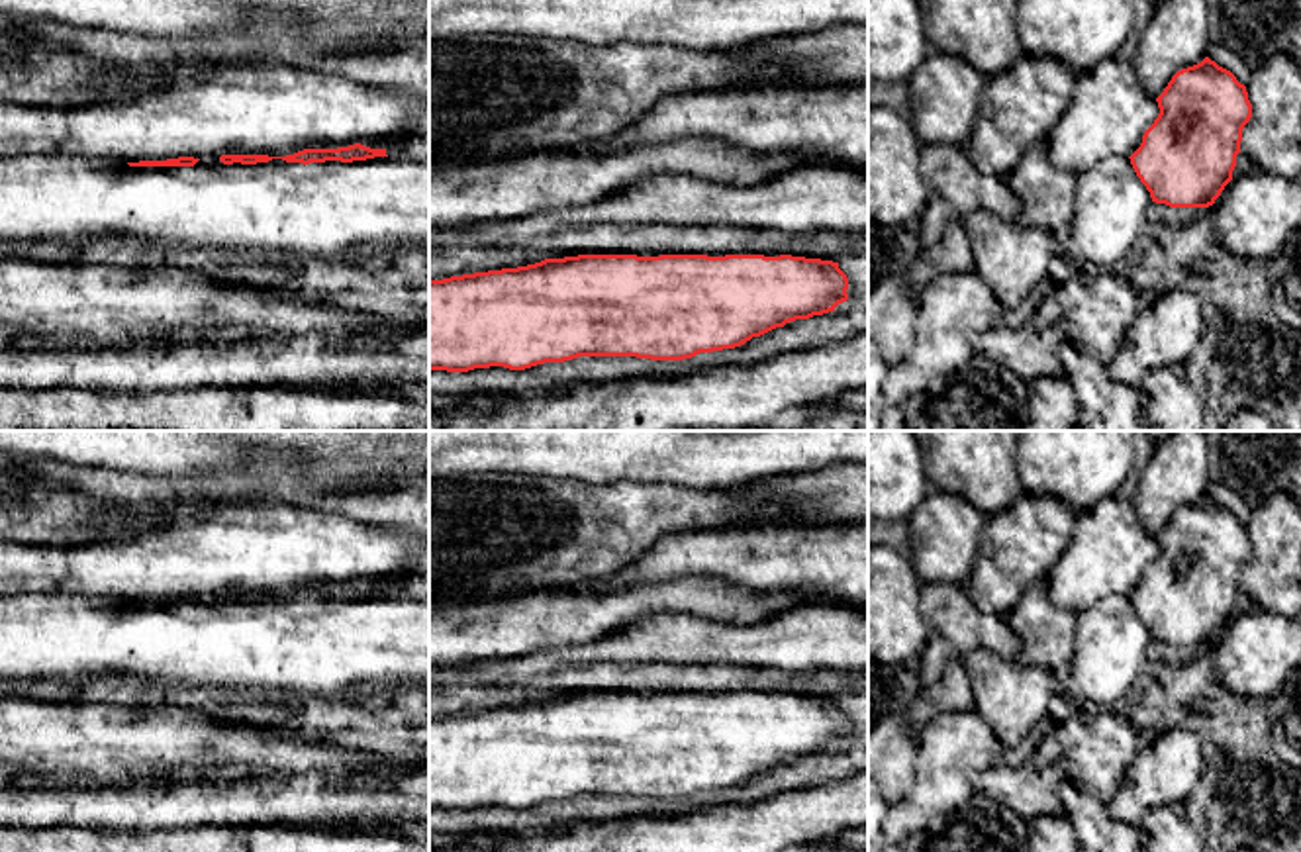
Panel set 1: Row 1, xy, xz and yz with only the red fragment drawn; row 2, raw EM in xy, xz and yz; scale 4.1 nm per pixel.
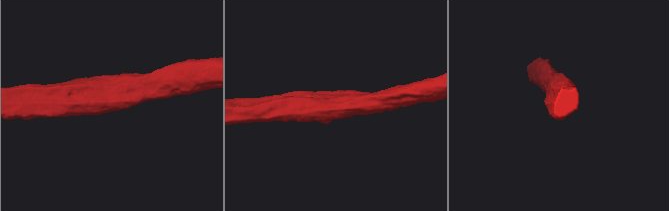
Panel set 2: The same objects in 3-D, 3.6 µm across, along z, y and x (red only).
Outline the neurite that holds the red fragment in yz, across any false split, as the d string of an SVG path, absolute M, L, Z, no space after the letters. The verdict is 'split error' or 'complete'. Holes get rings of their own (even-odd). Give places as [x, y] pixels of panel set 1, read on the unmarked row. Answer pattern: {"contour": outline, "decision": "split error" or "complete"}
{"contour": "M1205 496L1178 509L1156 537L1160 552L1129 595L1152 640L1170 646L1209 646L1232 619L1242 568L1252 556L1246 525Z", "decision": "complete"}

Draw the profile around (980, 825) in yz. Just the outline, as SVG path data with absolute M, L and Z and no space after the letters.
M982 791L905 838L903 852L1029 852L1031 827Z

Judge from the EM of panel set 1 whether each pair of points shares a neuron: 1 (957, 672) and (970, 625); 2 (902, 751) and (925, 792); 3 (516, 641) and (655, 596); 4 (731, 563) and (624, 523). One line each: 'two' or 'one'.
1: two
2: two
3: one
4: two

